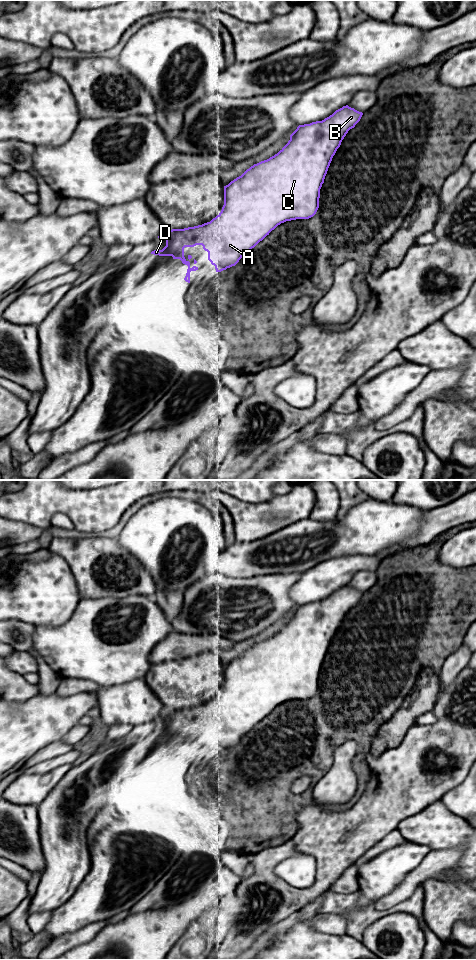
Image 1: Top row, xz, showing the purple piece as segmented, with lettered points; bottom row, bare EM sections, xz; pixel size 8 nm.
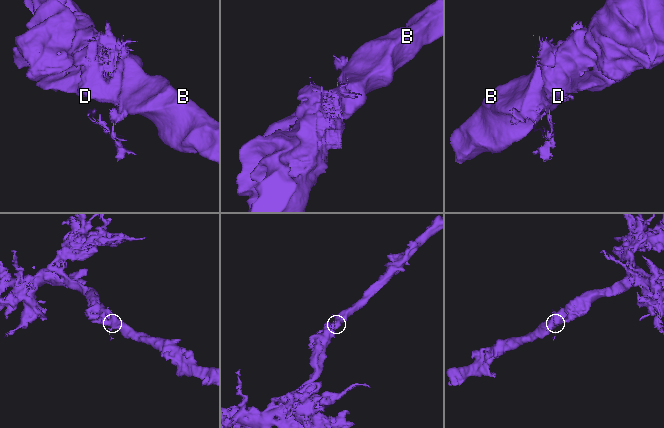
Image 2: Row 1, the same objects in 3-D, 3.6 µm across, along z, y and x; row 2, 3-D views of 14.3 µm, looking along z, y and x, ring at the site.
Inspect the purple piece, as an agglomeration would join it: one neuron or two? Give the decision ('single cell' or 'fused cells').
single cell

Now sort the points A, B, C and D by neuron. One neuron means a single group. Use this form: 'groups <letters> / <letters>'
groups A B C D

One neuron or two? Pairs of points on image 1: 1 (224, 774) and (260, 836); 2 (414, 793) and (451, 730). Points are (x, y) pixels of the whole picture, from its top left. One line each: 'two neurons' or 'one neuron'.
1: one neuron
2: one neuron

